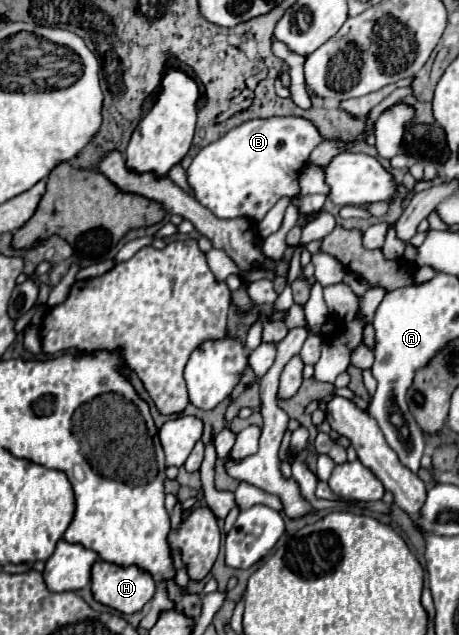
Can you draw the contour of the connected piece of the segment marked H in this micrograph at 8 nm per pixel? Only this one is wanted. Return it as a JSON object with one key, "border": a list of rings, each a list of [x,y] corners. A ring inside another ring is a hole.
{"border":[[[97,560],[91,568],[93,598],[121,614],[139,612],[155,596],[155,580],[139,566],[115,566]]]}

